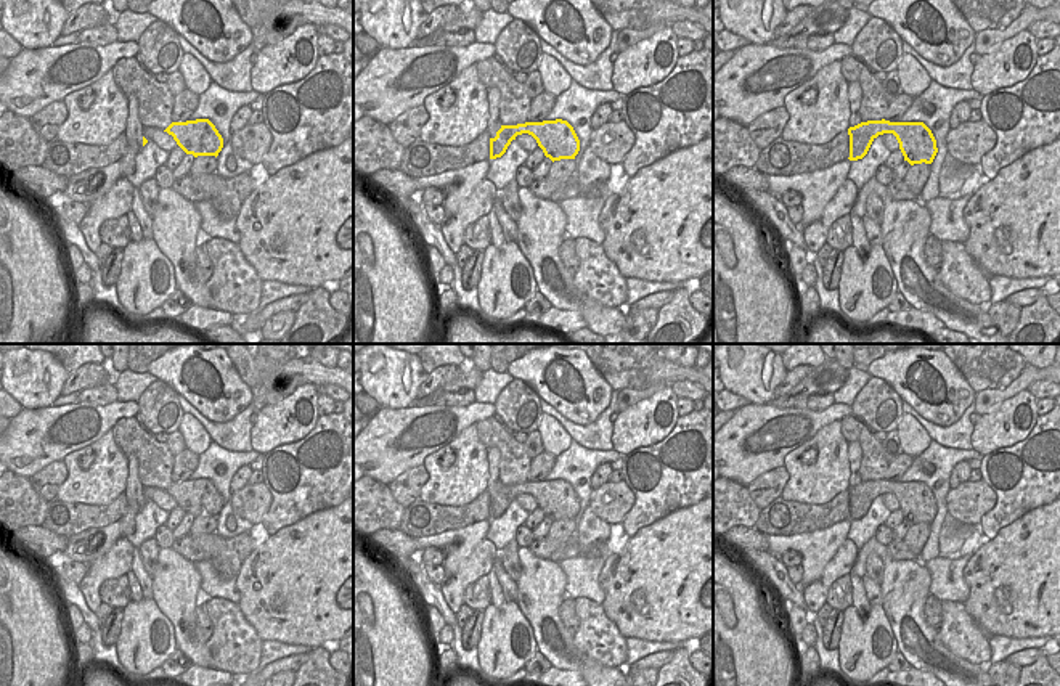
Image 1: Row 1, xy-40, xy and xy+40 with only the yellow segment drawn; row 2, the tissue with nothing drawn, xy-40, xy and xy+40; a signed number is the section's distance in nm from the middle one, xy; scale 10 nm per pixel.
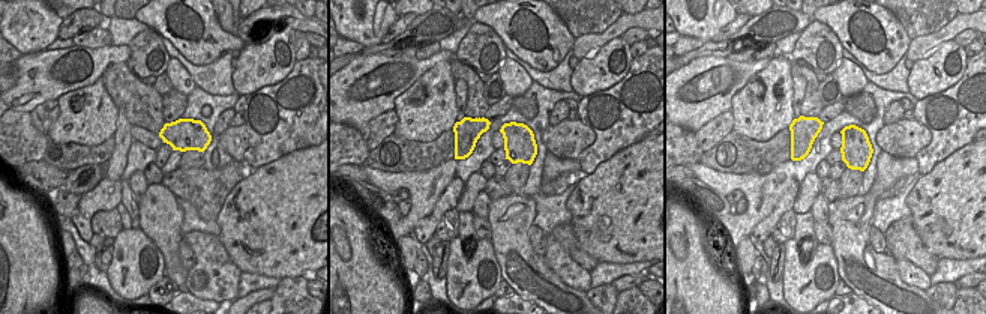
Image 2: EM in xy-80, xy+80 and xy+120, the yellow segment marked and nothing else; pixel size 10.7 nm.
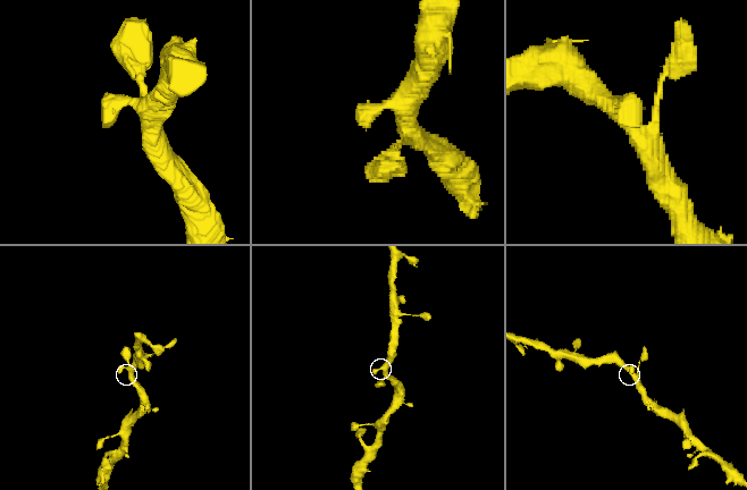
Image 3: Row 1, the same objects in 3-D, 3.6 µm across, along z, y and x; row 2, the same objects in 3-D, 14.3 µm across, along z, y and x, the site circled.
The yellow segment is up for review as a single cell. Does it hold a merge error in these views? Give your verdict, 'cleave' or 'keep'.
keep

